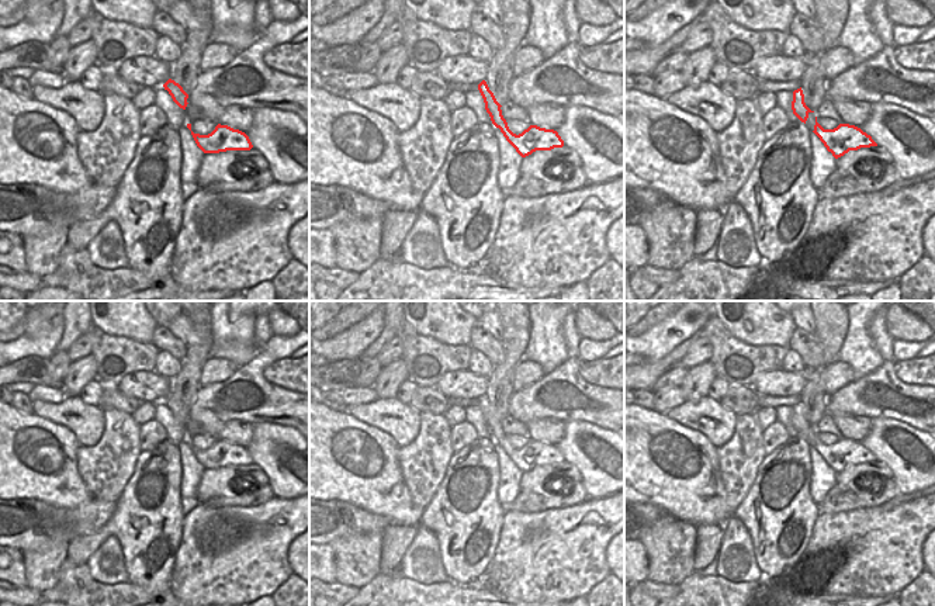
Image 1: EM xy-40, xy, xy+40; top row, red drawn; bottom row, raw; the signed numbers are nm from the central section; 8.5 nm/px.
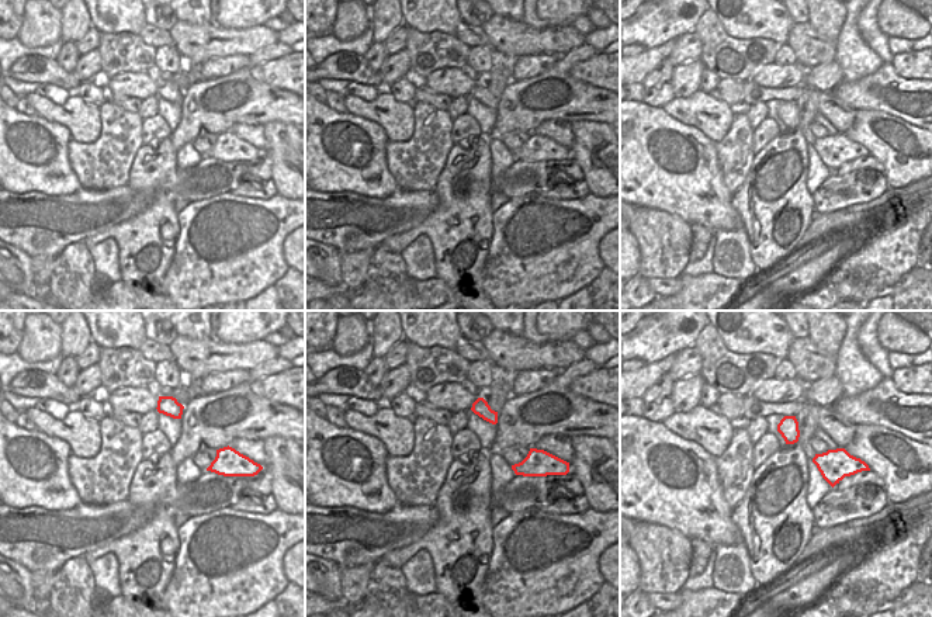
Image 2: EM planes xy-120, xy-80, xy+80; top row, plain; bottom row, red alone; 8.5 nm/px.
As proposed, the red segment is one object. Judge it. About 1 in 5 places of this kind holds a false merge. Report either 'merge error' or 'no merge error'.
no merge error

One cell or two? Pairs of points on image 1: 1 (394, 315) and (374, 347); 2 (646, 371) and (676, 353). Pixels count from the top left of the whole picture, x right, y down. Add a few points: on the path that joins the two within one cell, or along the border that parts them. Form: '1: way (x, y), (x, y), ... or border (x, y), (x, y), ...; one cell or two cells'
1: way (391, 324), (390, 331), (383, 339); one cell
2: way (653, 370), (669, 359); one cell

